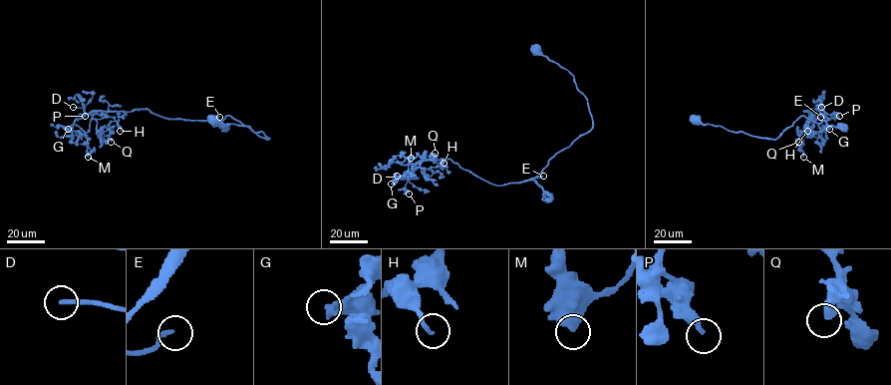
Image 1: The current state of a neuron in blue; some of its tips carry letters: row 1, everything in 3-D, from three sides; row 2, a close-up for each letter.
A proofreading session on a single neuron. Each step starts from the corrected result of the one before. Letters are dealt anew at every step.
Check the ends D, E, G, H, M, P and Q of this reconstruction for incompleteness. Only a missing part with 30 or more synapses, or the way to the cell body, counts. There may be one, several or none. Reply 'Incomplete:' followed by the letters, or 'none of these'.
Incomplete: D

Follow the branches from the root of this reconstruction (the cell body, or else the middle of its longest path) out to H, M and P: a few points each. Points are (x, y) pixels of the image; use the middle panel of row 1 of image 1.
H: (537, 49), (572, 76), (592, 128), (522, 182), (494, 186), (449, 160), (421, 161), (416, 169), (444, 163)
M: (537, 49), (572, 76), (587, 101), (590, 131), (537, 176), (502, 186), (449, 160), (397, 163), (411, 158)
P: (537, 49), (572, 76), (592, 128), (518, 183), (492, 185), (449, 160), (418, 161), (408, 166), (409, 193)

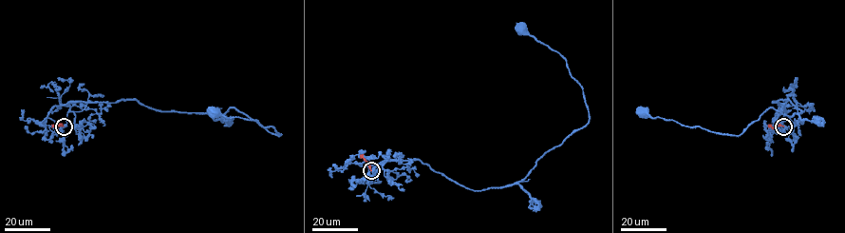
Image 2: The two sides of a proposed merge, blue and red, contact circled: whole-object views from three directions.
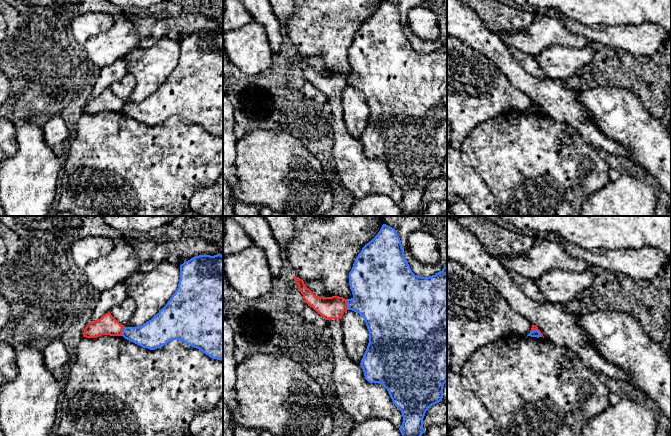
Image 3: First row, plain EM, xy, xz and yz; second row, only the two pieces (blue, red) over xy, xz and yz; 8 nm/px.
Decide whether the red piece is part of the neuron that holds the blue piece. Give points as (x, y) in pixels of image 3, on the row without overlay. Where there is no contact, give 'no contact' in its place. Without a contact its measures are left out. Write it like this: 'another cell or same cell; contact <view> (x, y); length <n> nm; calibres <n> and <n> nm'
another cell; contact xz (347, 80); length 90 nm; calibres 400 and 180 nm

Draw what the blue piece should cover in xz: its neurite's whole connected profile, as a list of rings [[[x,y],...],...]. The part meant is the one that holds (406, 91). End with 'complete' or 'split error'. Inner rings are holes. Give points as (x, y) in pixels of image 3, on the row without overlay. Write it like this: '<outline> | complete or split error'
[[[383,0],[378,10],[362,24],[355,35],[349,49],[349,61],[353,73],[347,75],[347,84],[359,89],[364,94],[369,107],[369,119],[360,139],[365,155],[370,159],[382,160],[387,165],[395,182],[401,187],[403,198],[399,206],[402,210],[402,216],[420,216],[421,211],[425,208],[423,204],[425,189],[432,181],[442,177],[443,162],[447,158],[447,42],[429,53],[415,51],[404,33],[404,24],[396,6]]] | complete

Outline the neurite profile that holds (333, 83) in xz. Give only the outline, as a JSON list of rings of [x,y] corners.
[[[293,53],[303,75],[327,97],[327,104],[331,107],[334,171],[344,187],[354,196],[355,201],[368,195],[381,194],[390,196],[400,204],[403,192],[387,165],[380,159],[368,158],[361,141],[353,137],[346,127],[341,98],[343,90],[348,86],[347,75],[339,72],[316,72],[302,55]]]

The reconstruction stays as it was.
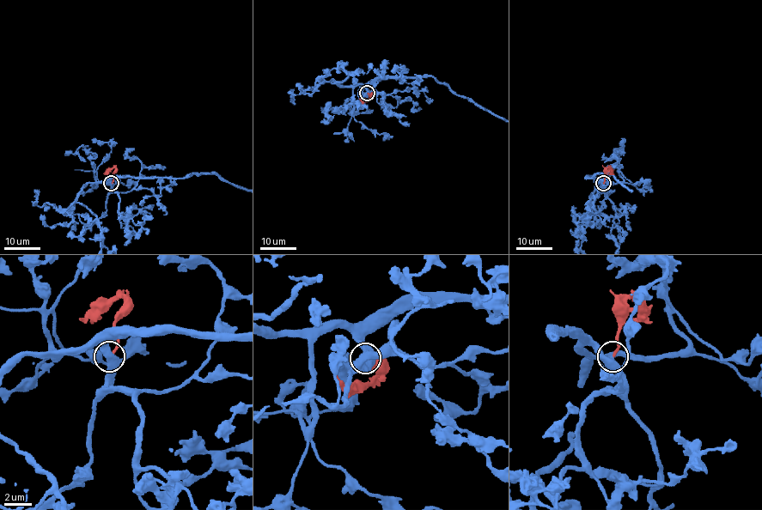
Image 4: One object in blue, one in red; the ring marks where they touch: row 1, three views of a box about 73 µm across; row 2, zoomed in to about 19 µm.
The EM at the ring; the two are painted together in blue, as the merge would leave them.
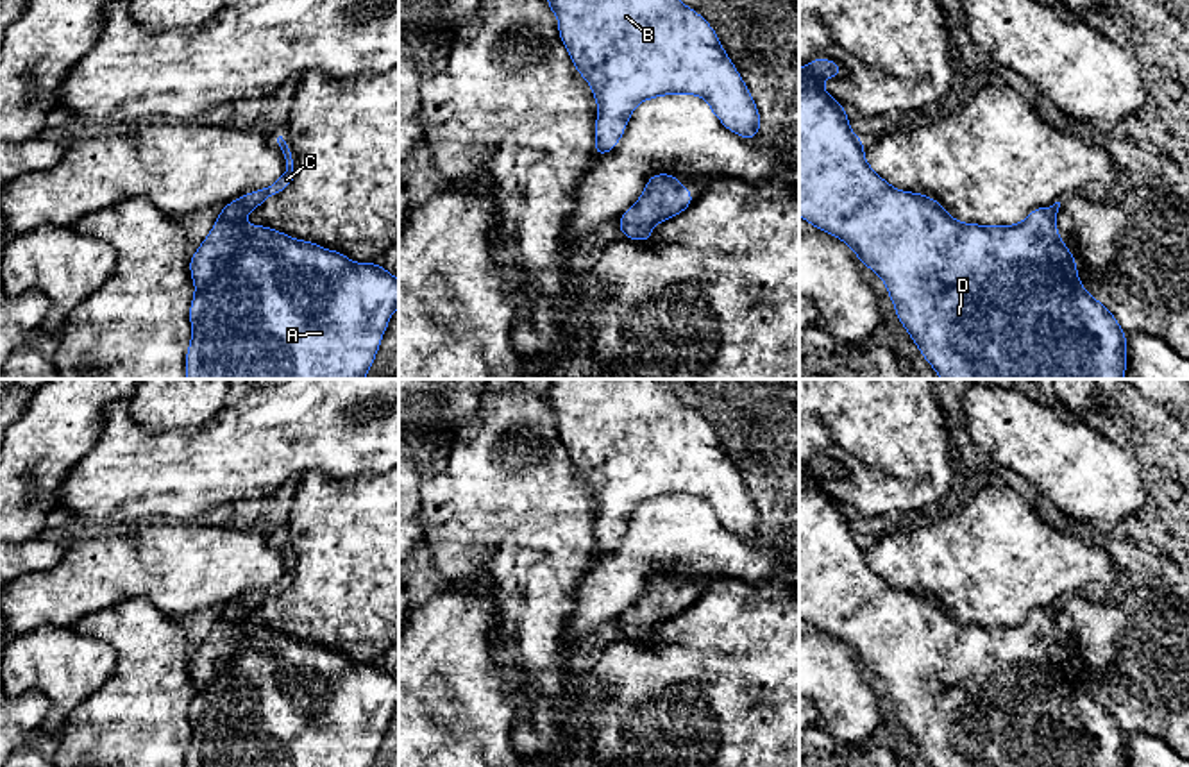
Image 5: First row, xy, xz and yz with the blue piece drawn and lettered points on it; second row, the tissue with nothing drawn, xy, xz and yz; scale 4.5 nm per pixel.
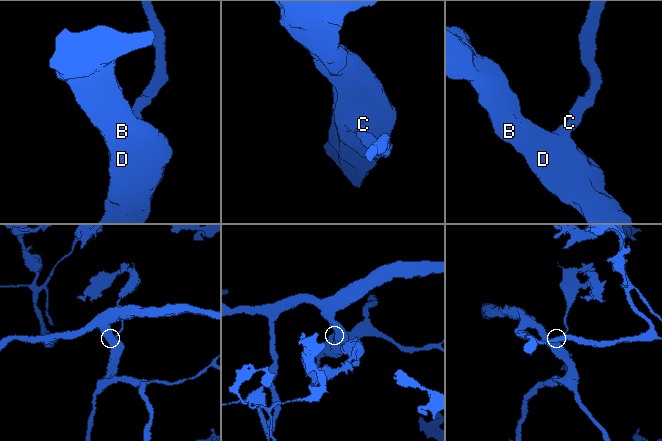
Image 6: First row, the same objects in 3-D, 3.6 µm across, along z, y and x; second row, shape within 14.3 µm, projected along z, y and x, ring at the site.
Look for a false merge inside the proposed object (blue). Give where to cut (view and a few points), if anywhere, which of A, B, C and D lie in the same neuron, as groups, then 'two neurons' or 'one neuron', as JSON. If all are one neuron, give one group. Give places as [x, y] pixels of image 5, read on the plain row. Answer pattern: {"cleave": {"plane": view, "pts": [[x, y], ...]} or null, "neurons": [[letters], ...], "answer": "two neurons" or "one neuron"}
{"cleave": null, "neurons": [["A", "B", "C", "D"]], "answer": "one neuron"}

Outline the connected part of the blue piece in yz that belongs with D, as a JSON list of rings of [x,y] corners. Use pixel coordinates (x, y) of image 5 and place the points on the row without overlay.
[[[812,459],[799,468],[799,617],[815,629],[824,631],[853,649],[860,663],[871,669],[887,687],[889,699],[896,708],[896,717],[932,767],[1126,767],[1126,733],[1107,706],[1096,701],[1080,683],[1076,660],[1058,636],[1055,615],[1060,603],[1050,608],[1035,608],[1014,626],[980,626],[955,620],[944,608],[928,595],[896,590],[881,579],[865,561],[864,540],[849,526],[847,510],[826,493],[822,481],[840,477],[842,468],[831,459]]]

